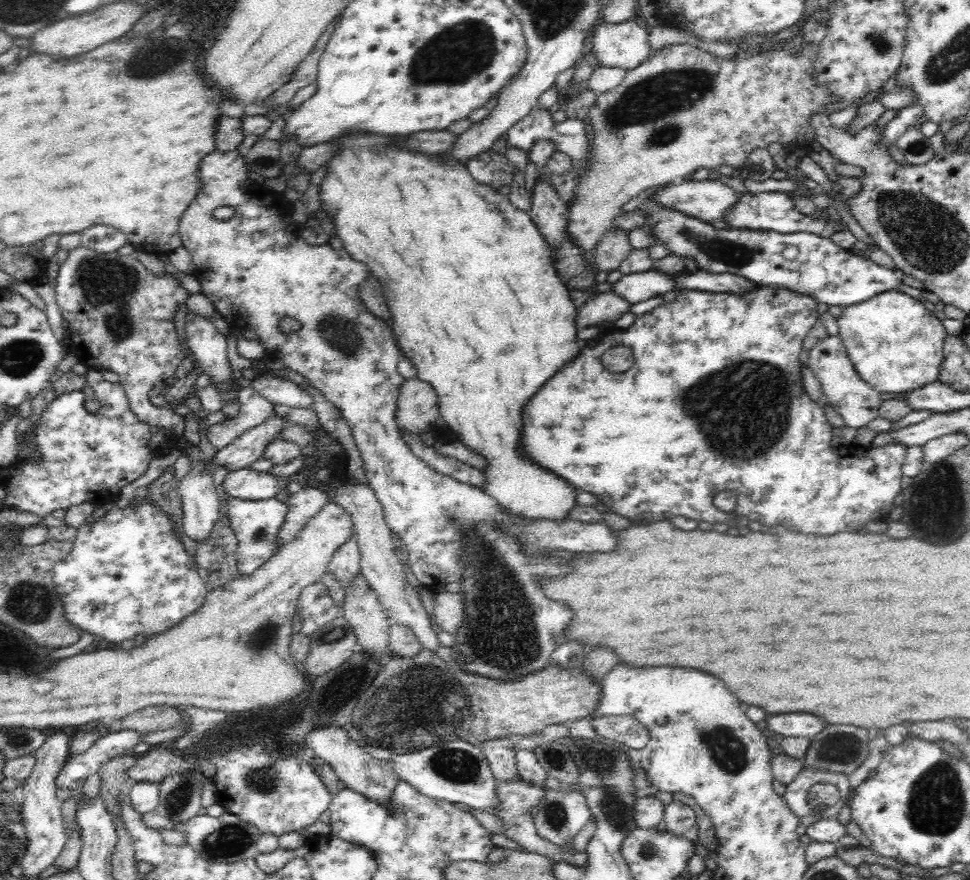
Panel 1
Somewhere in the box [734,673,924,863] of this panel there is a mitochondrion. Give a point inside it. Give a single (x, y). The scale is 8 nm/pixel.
(836, 748)

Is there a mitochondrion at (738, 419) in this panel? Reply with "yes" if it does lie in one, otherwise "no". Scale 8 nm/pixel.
yes

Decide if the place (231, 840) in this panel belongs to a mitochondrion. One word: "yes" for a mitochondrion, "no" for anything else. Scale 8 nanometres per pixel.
yes

